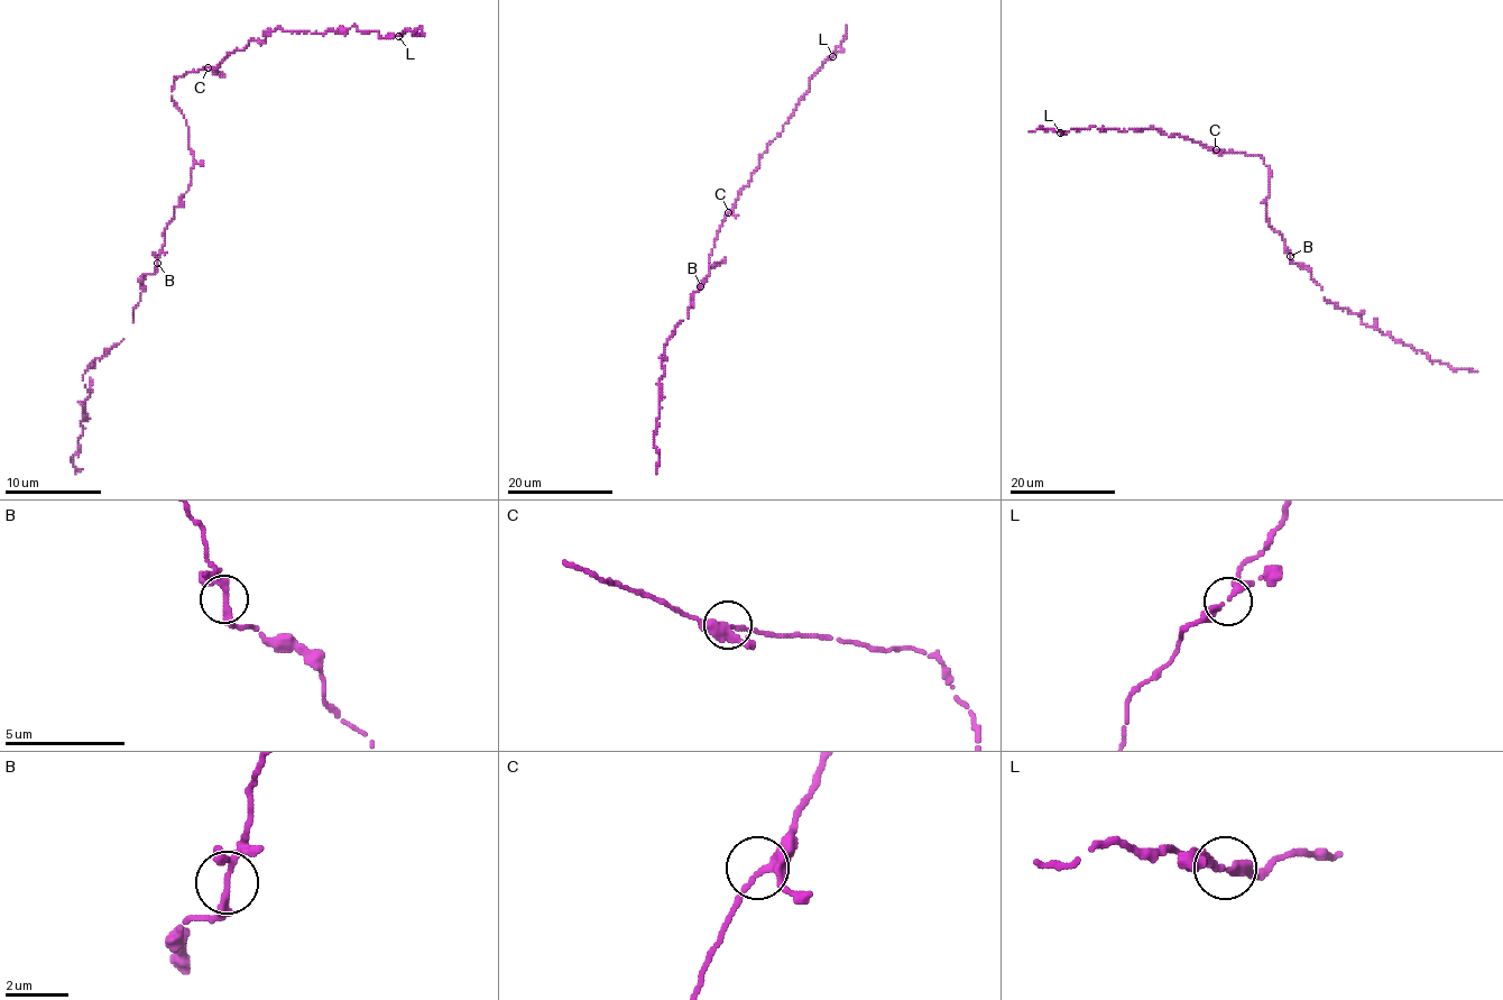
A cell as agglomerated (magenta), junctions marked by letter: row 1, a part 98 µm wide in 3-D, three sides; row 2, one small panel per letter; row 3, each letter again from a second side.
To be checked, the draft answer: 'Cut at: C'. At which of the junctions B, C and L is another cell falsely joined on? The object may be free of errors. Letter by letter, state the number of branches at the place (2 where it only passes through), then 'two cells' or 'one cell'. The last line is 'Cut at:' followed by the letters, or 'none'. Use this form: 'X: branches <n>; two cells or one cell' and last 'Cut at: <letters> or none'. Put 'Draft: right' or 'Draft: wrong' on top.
Draft: wrong
B: branches 3; one cell
C: branches 3; one cell
L: branches 3; one cell
Cut at: none

